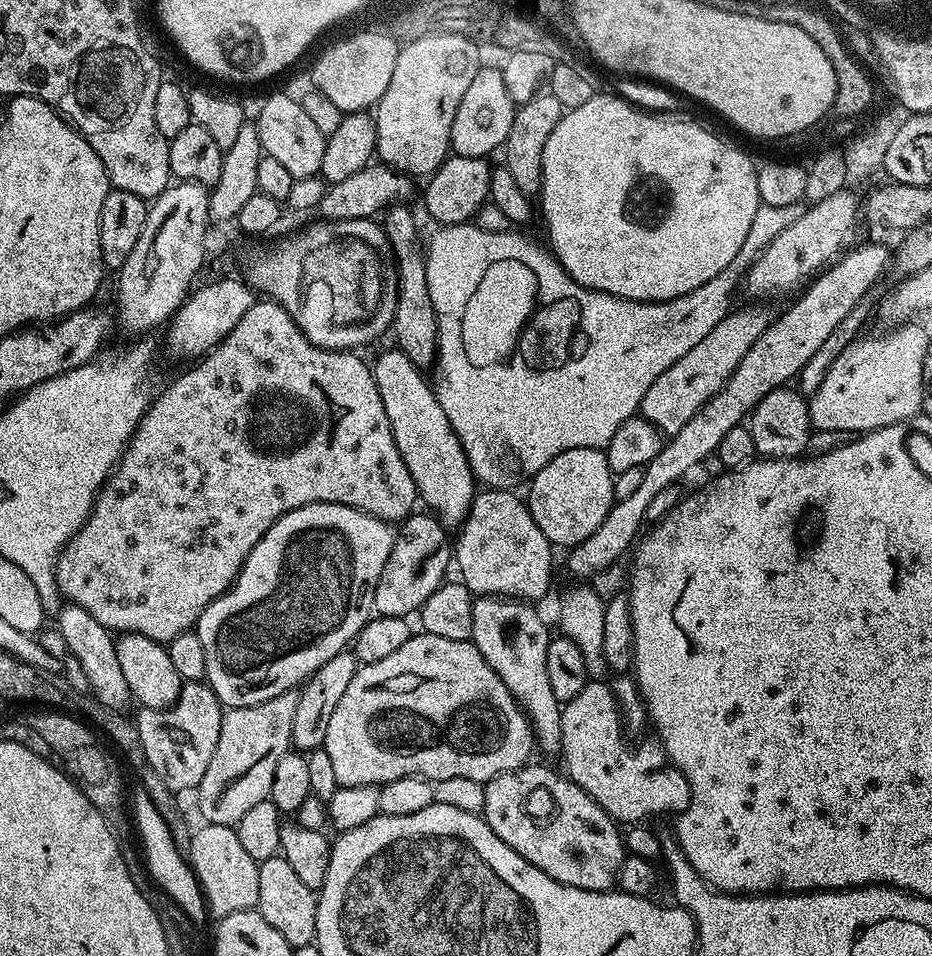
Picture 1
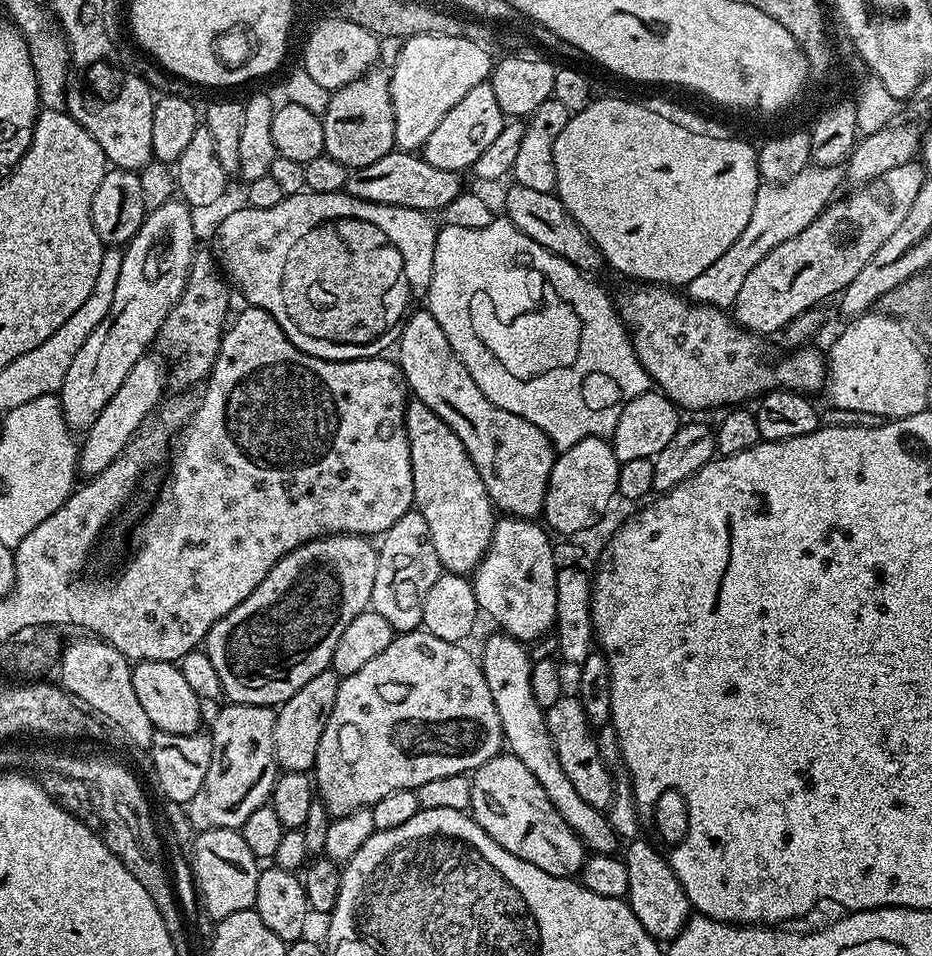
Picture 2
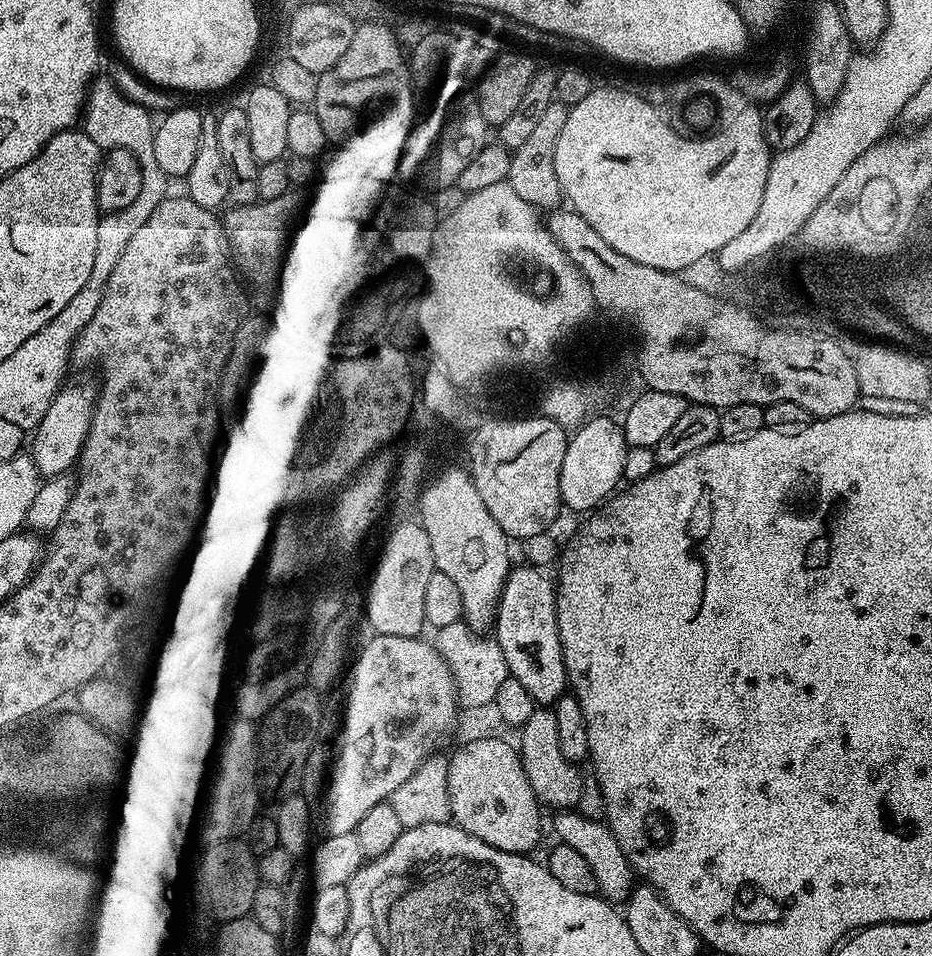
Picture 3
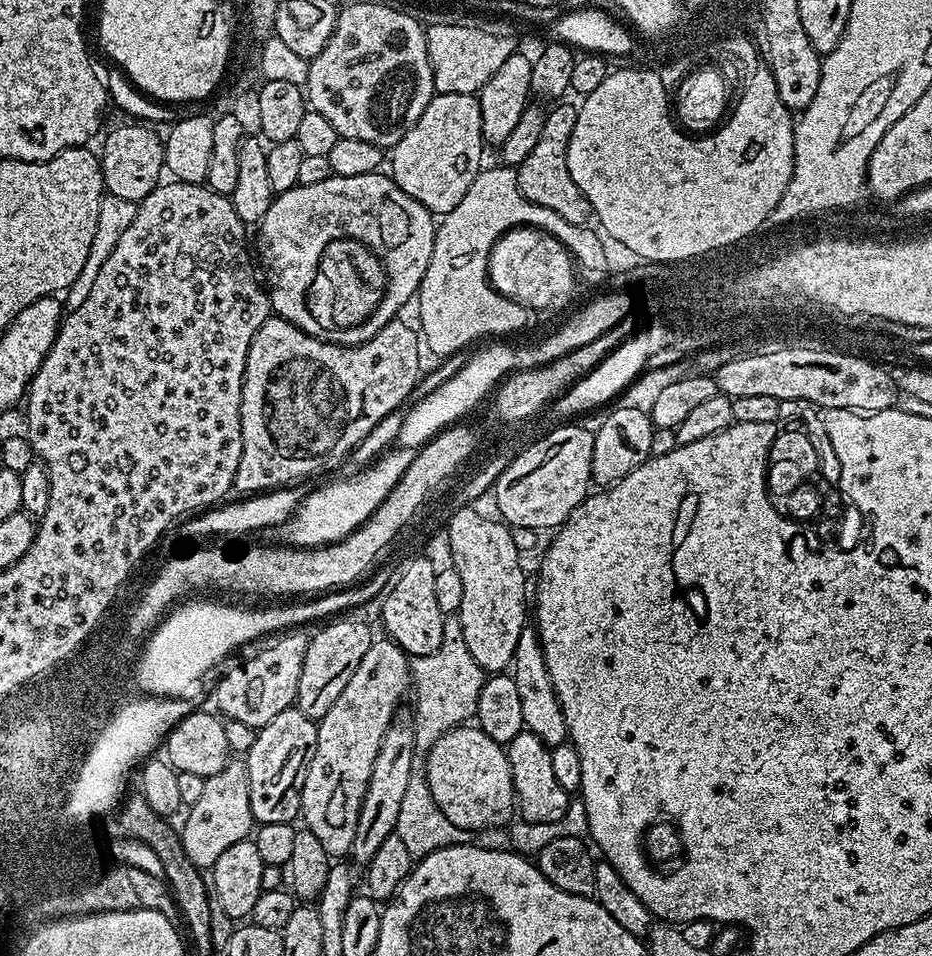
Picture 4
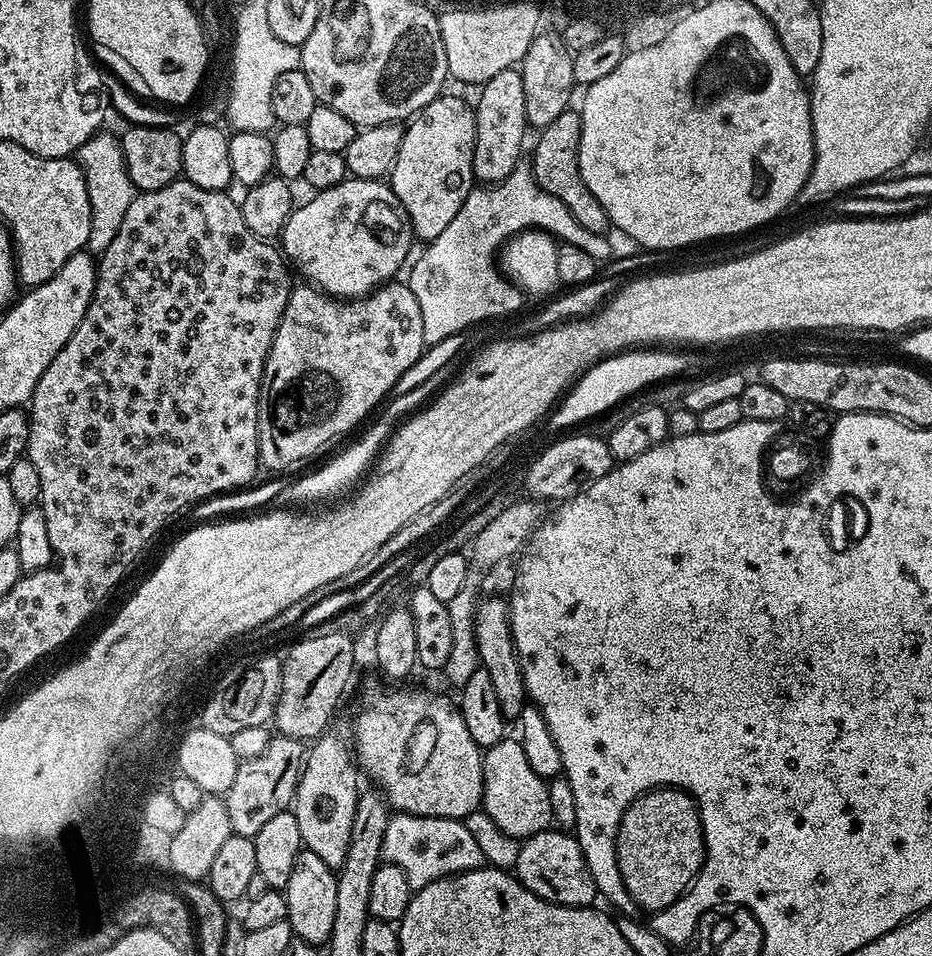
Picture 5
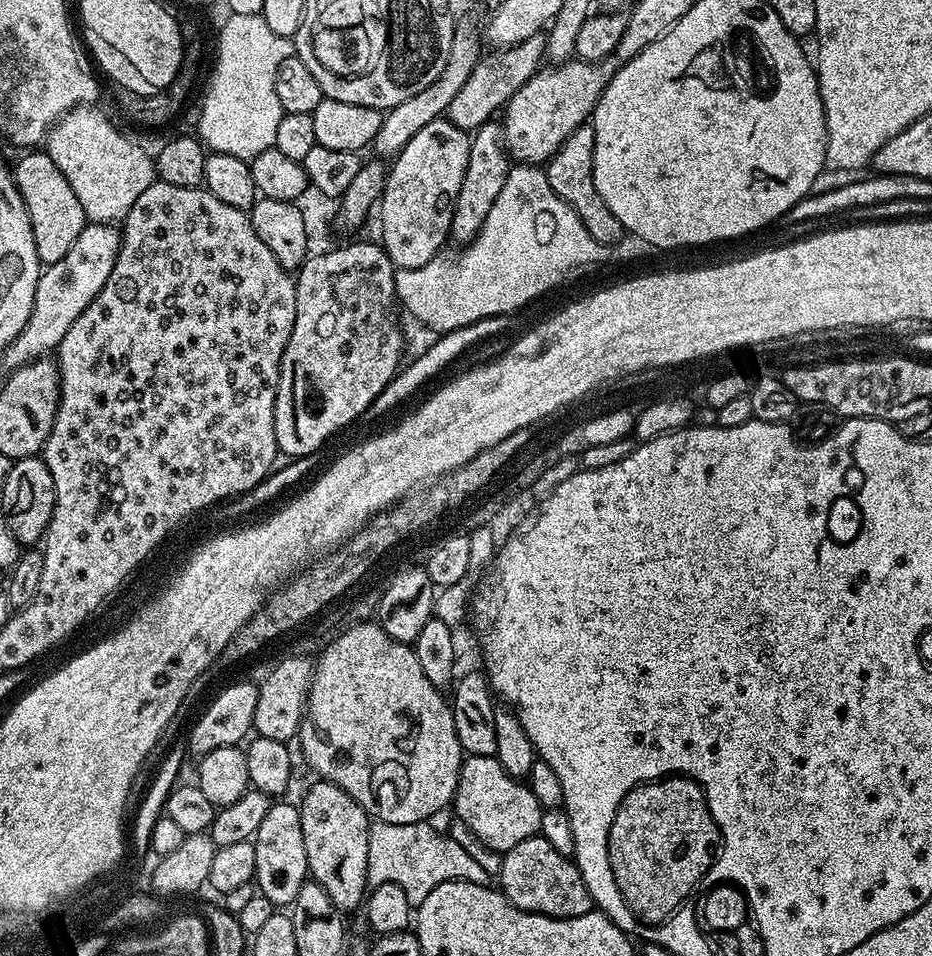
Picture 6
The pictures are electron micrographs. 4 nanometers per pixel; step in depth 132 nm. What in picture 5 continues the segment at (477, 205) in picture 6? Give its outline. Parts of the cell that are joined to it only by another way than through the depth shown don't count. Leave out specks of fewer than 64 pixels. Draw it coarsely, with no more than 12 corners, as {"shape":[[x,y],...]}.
{"shape":[[516,68],[474,100],[472,175],[501,184],[521,163],[526,118]]}

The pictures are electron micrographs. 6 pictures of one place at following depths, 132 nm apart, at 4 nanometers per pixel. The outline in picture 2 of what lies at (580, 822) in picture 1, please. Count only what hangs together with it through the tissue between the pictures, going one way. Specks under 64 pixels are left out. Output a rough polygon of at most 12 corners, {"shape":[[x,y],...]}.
{"shape":[[510,754],[471,773],[470,815],[514,858],[572,878],[584,843]]}

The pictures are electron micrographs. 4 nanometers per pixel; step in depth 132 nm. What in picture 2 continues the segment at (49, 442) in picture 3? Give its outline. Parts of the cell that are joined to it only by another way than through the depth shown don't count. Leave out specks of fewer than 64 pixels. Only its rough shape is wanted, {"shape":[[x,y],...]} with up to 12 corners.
{"shape":[[151,209],[110,314],[58,393],[87,430],[155,345],[198,251],[193,209]]}

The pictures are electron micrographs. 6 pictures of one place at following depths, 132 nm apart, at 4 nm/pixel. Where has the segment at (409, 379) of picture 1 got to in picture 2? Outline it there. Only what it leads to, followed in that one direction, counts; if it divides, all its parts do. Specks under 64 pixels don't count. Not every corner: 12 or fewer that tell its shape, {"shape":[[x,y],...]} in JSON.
{"shape":[[415,398],[404,415],[414,504],[441,569],[467,577],[494,507],[458,434]]}

